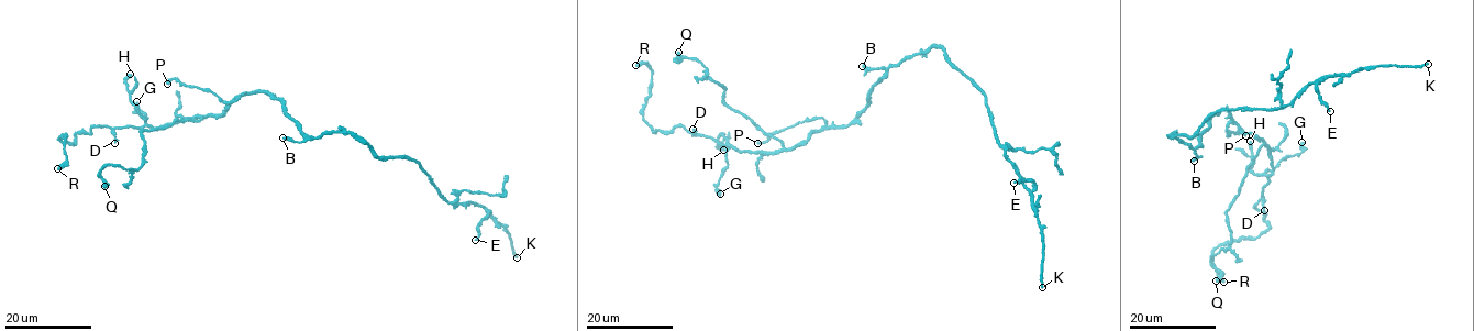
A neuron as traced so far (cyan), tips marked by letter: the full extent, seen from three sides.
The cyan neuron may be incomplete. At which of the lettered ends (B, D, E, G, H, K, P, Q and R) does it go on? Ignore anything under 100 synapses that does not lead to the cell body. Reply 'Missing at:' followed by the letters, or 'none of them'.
Missing at: K

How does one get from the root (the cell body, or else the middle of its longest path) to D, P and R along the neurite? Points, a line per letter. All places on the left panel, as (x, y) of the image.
D: (299, 128), (285, 103), (261, 92), (234, 96), (220, 114), (183, 118), (154, 128), (115, 129), (114, 143)
P: (299, 128), (285, 103), (264, 92), (243, 94), (234, 101), (224, 102), (211, 92), (174, 78), (167, 84)
R: (299, 128), (269, 94), (240, 95), (220, 114), (93, 127), (71, 143), (64, 133), (57, 168)

